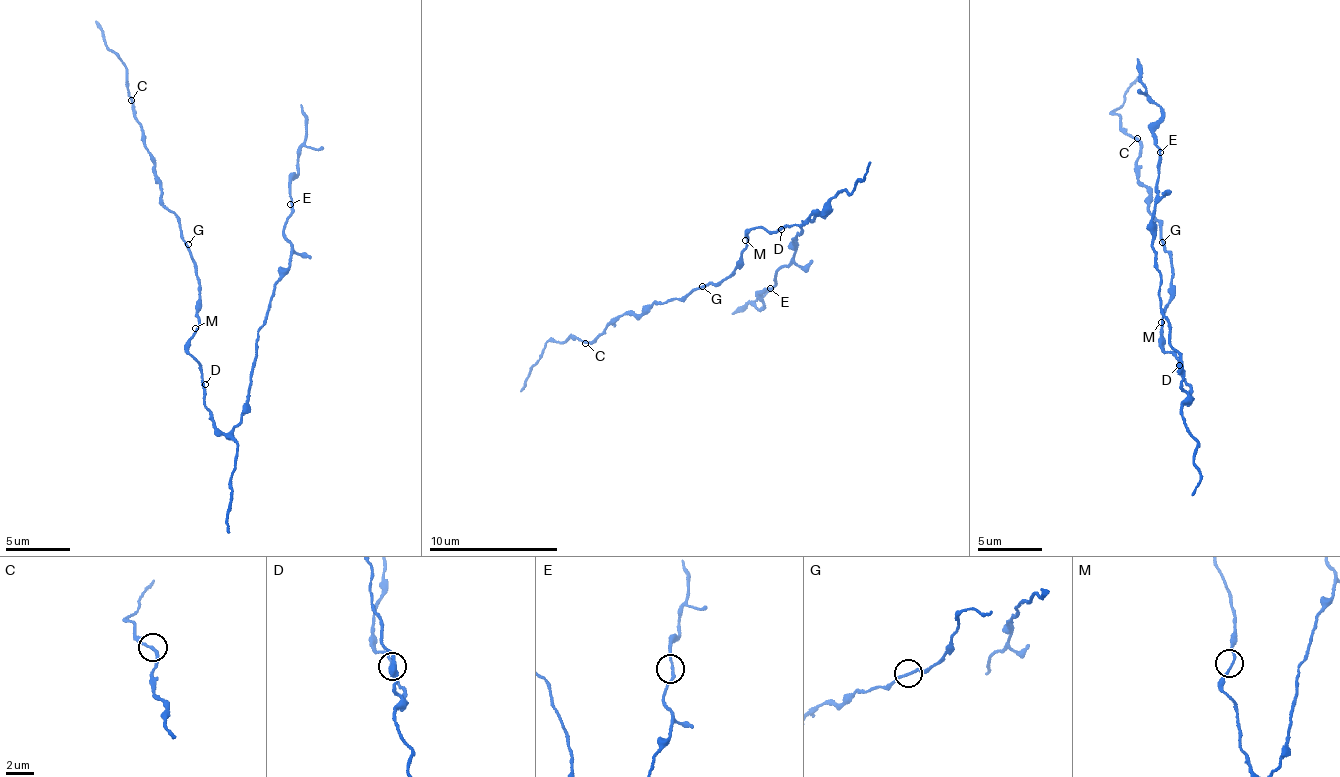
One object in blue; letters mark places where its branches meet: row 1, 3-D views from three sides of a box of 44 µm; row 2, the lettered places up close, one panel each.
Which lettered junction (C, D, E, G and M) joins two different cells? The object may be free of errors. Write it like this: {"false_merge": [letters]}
{"false_merge": []}

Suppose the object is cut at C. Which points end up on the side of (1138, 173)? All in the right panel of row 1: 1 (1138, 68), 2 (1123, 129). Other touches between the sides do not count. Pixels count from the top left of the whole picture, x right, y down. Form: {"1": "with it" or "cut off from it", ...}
{"1": "with it", "2": "cut off from it"}

